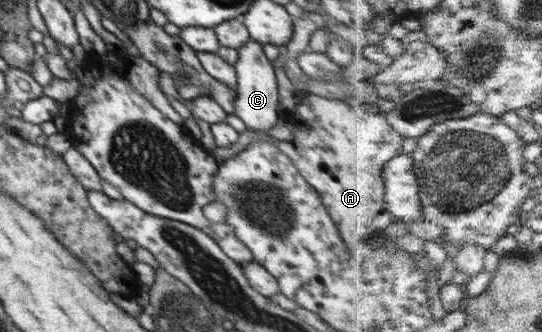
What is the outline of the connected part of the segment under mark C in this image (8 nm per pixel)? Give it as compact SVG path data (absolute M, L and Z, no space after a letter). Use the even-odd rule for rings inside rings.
M250 38L237 51L239 57L234 64L237 74L237 99L235 102L235 109L232 114L238 115L243 120L242 122L244 122L247 129L267 133L276 126L280 115L275 70L273 69L272 62L266 57L266 55L264 55L261 42Z

